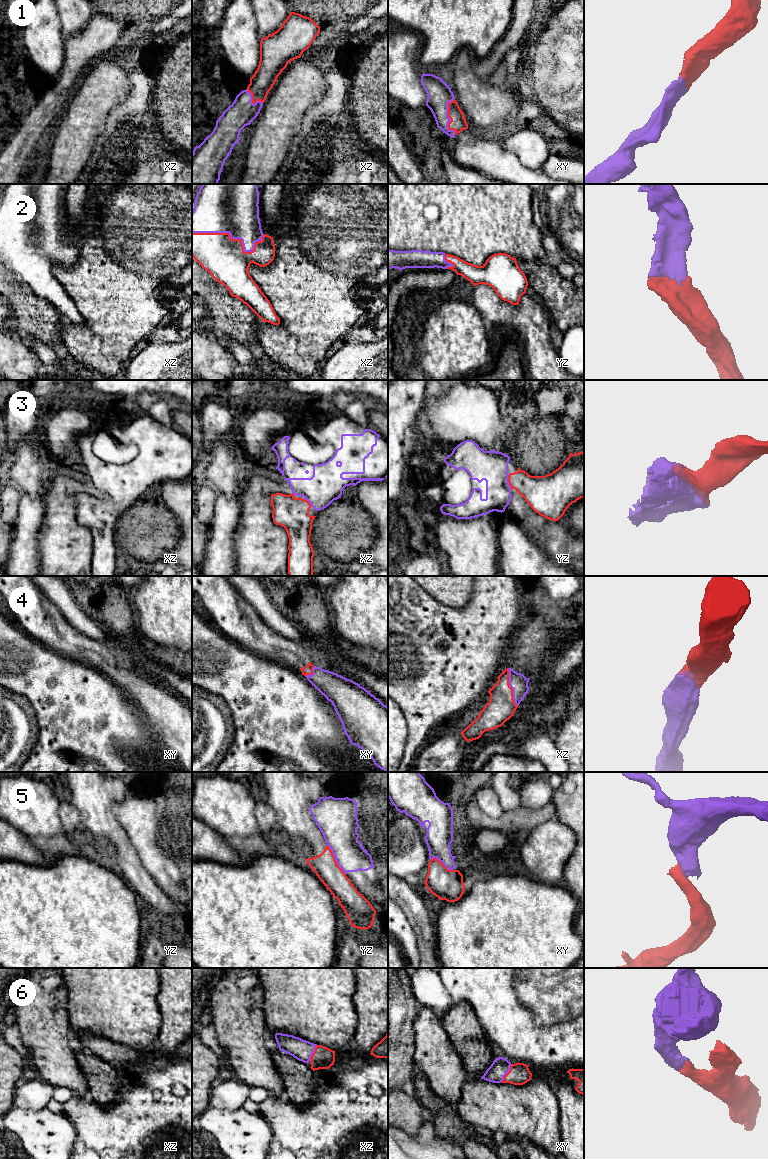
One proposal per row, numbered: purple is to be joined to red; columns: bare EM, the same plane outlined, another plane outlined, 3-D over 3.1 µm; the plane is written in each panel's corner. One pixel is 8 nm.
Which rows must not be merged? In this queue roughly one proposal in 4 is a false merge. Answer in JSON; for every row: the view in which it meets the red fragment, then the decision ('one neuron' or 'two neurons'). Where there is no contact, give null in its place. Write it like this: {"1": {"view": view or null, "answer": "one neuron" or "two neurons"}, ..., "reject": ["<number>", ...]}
{"1": {"view": "xy", "answer": "one neuron"}, "2": {"view": "xz", "answer": "one neuron"}, "3": {"view": "yz", "answer": "one neuron"}, "4": {"view": "xz", "answer": "one neuron"}, "5": {"view": "yz", "answer": "two neurons"}, "6": {"view": "xy", "answer": "one neuron"}, "reject": ["5"]}

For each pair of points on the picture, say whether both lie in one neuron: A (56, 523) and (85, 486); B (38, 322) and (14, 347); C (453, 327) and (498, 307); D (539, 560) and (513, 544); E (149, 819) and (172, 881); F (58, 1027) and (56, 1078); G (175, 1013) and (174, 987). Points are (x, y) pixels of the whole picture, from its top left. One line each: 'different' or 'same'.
A: same
B: different
C: different
D: same
E: same
F: same
G: same

